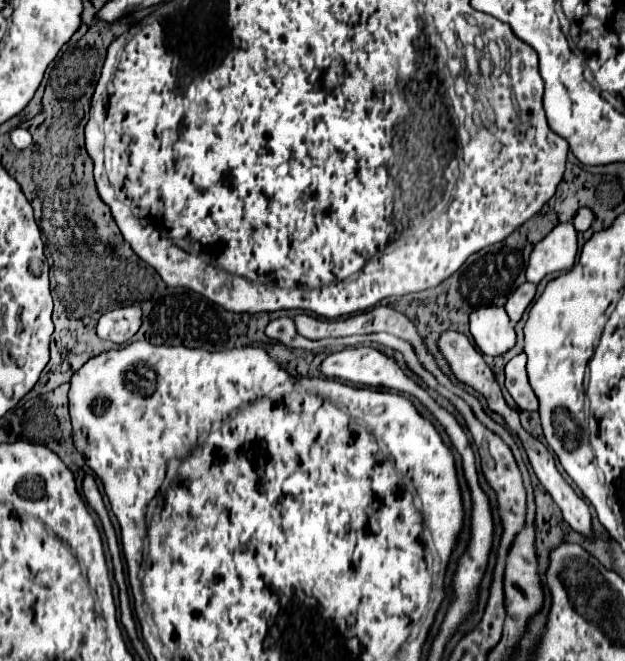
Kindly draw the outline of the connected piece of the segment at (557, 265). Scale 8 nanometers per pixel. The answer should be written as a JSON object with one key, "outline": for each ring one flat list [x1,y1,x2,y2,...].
{"outline":[[559,223,543,241,539,241,529,257,527,281,539,283,545,275,569,271,577,255,577,231,571,223]]}

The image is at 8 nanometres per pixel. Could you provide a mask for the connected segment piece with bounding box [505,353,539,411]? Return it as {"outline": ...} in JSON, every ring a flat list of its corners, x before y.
{"outline":[[519,353,517,357,513,357,507,367,505,367,505,387,511,393,511,397,515,399,515,403,525,409,525,411,537,411,539,409,539,401,527,381,527,371,525,371,525,353]]}

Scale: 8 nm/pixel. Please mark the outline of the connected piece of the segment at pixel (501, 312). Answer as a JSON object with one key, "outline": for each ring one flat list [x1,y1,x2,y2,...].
{"outline":[[483,307,471,313,471,335,477,347,491,357,499,357,515,347,517,335,503,307]]}

